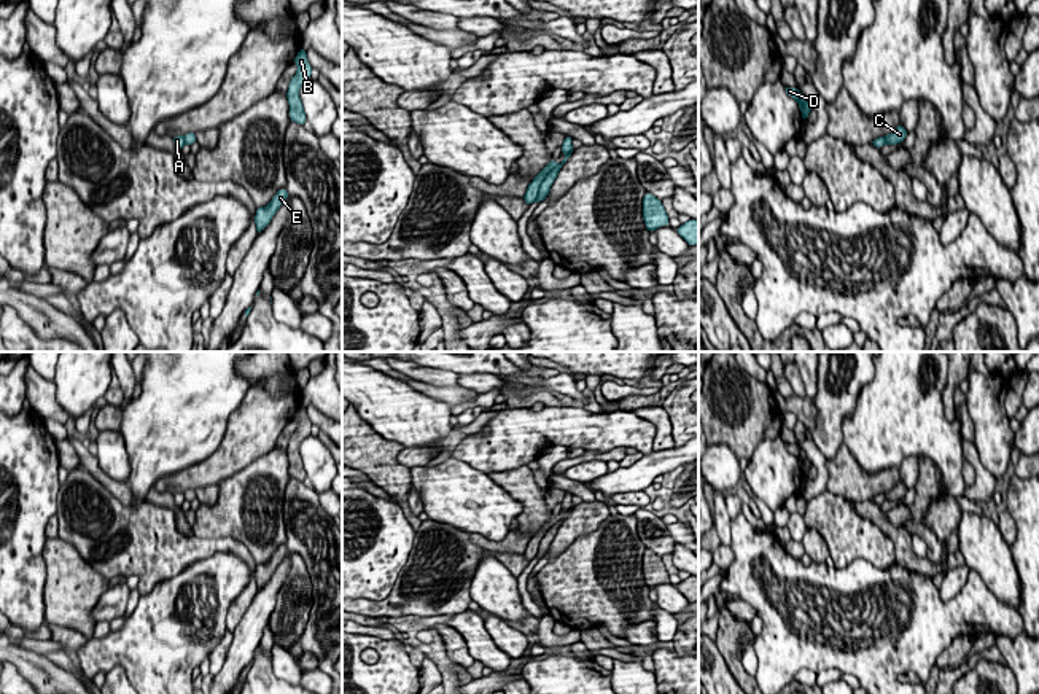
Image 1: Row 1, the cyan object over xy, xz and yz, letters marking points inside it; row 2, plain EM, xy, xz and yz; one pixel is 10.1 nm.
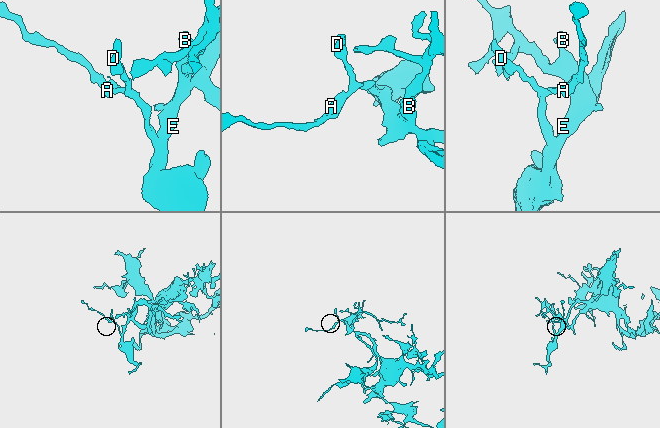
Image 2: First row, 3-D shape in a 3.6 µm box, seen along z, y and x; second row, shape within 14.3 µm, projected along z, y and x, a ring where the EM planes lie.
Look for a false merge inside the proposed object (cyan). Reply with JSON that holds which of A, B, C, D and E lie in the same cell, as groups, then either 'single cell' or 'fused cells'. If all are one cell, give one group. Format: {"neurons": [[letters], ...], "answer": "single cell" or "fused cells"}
{"neurons": [["A", "B", "C", "D", "E"]], "answer": "single cell"}

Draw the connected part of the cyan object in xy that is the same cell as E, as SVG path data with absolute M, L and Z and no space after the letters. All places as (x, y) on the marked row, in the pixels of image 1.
M282 188L272 197L269 205L256 209L255 215L256 234L261 234L264 231L264 228L270 223L272 216L277 213L277 210L286 199L288 199L286 188Z

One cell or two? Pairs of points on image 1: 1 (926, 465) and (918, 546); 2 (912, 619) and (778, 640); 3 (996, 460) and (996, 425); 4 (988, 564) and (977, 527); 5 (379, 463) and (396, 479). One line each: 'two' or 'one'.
1: two
2: one
3: one
4: one
5: one

